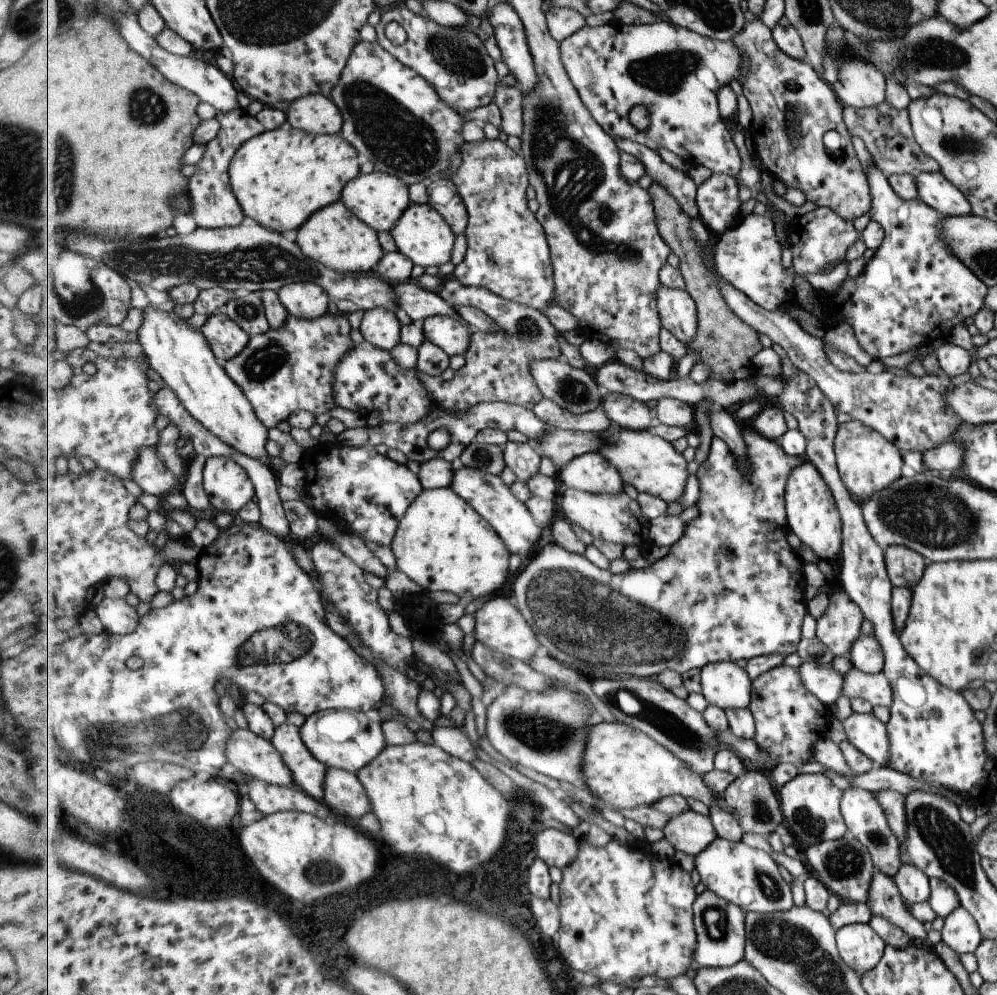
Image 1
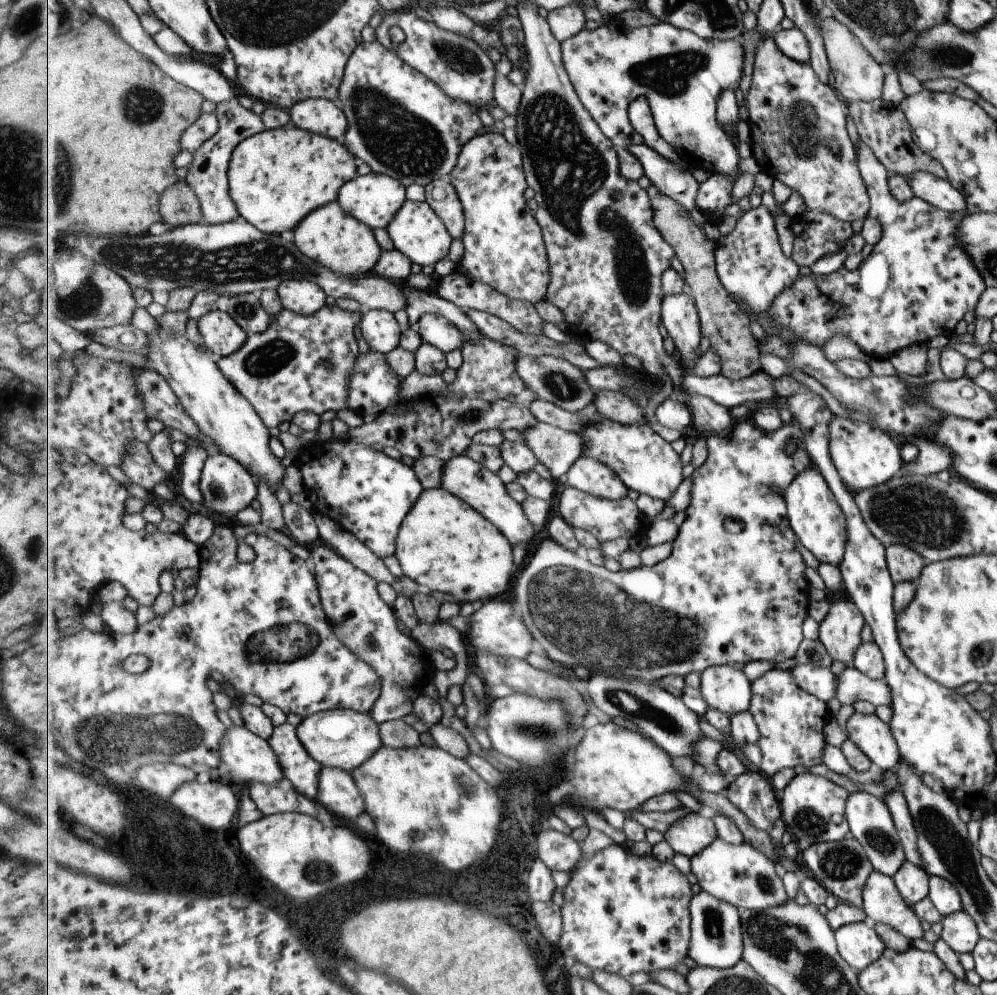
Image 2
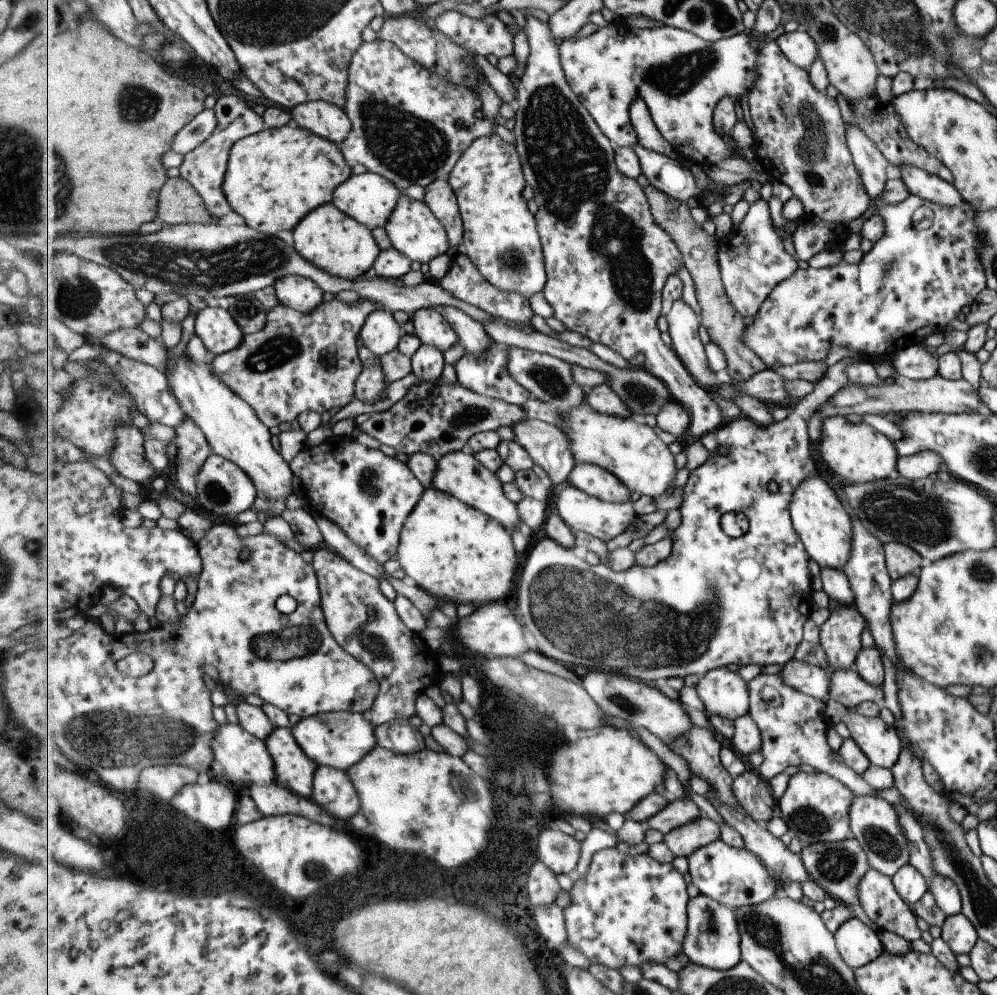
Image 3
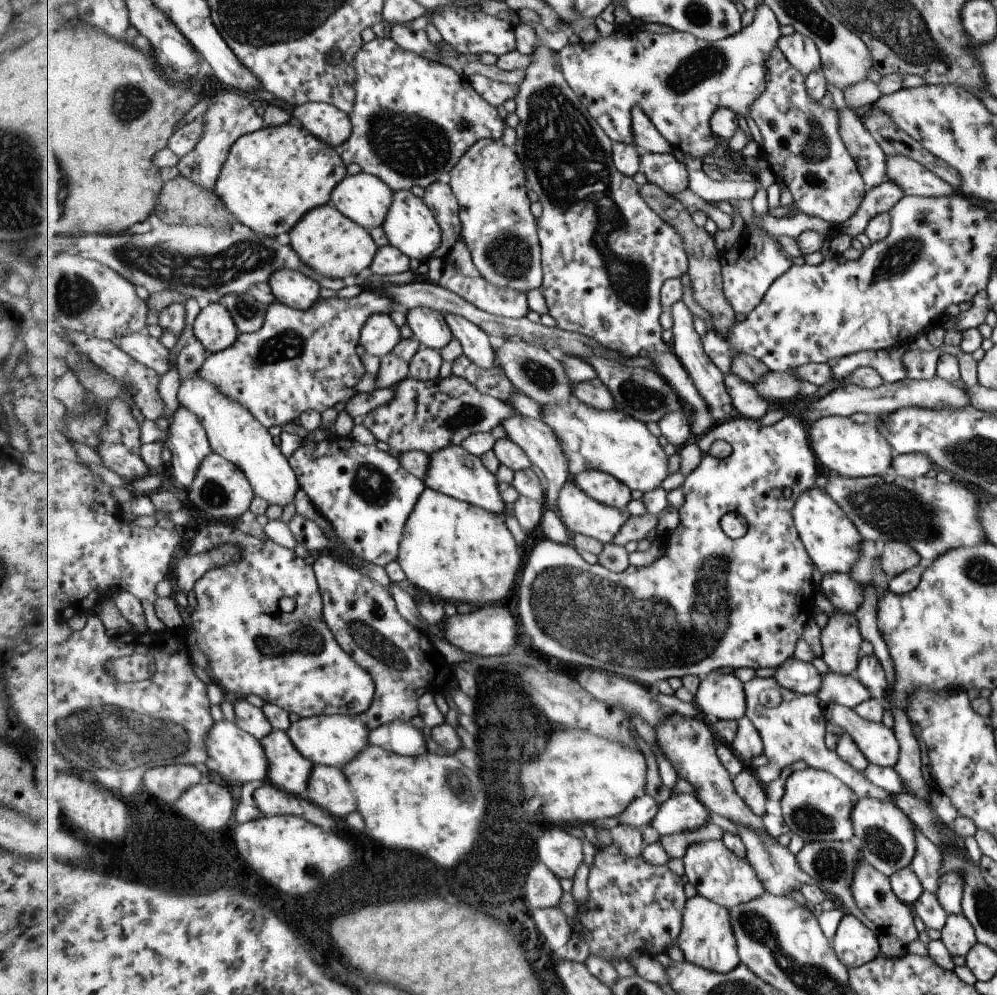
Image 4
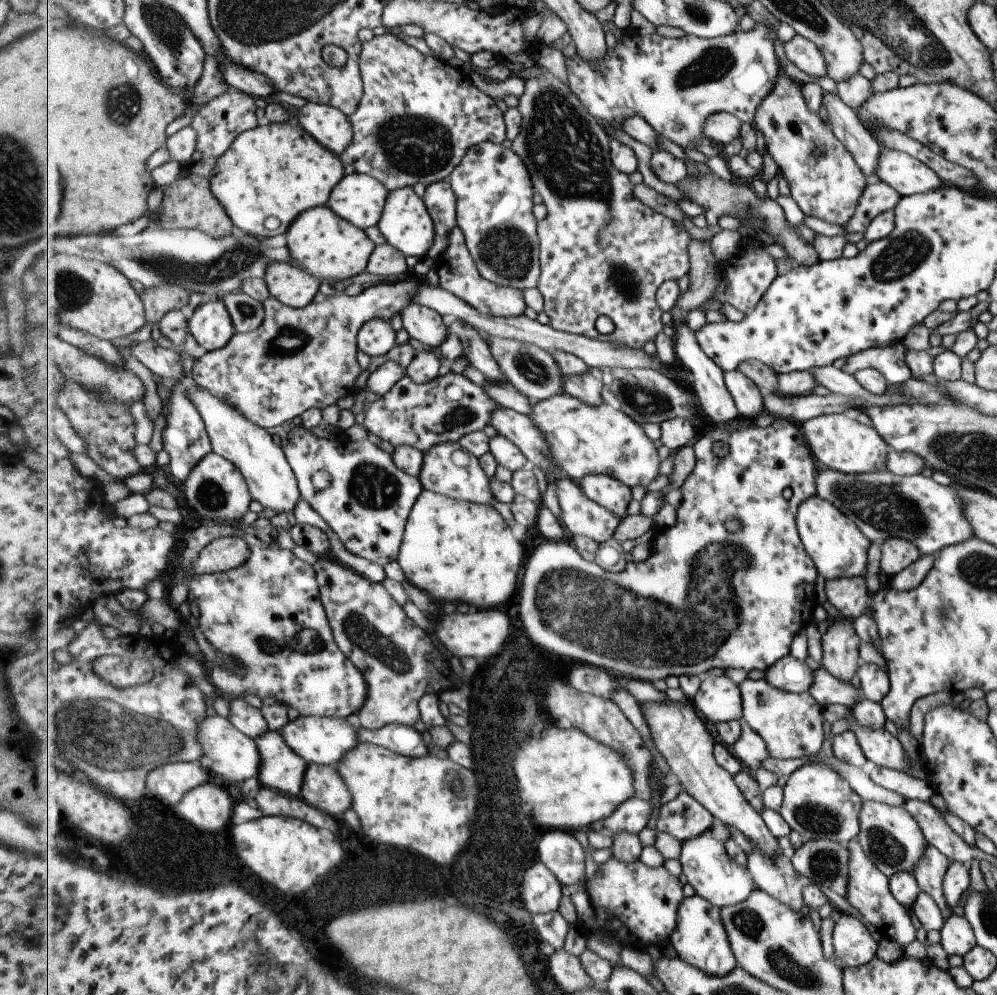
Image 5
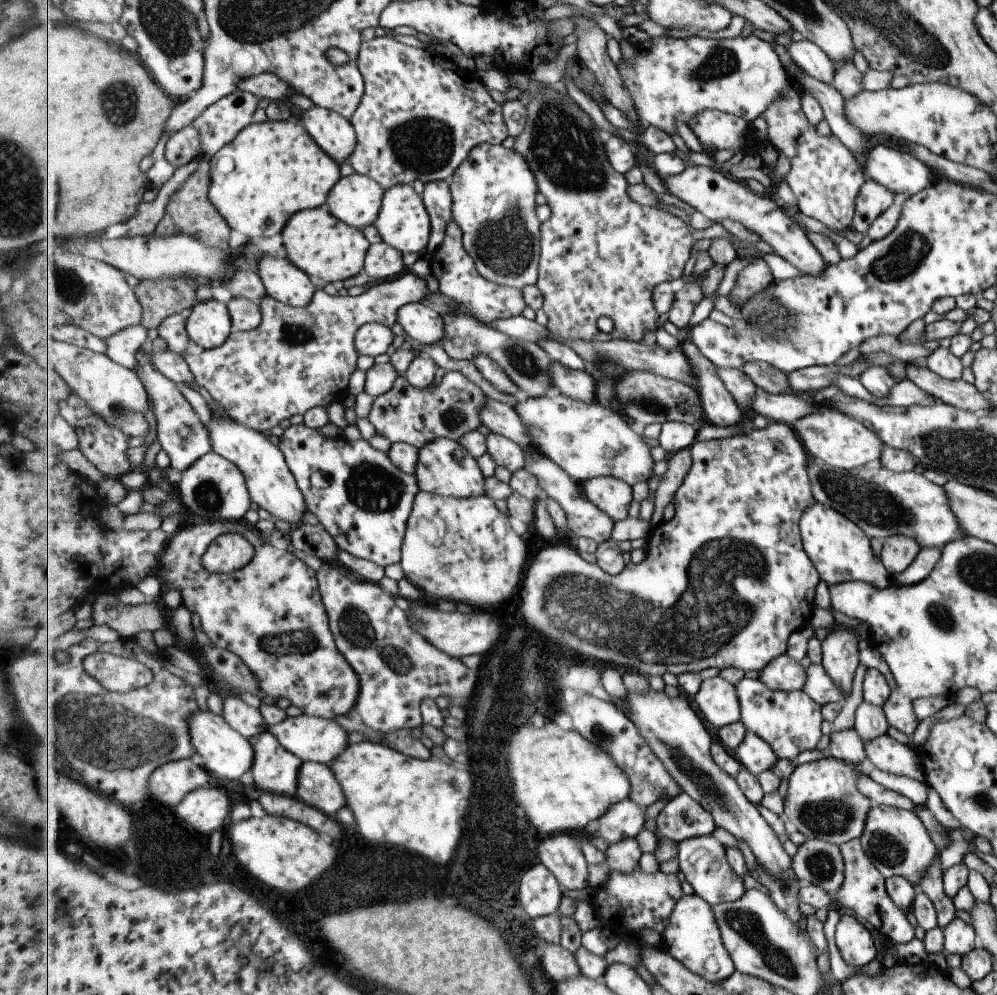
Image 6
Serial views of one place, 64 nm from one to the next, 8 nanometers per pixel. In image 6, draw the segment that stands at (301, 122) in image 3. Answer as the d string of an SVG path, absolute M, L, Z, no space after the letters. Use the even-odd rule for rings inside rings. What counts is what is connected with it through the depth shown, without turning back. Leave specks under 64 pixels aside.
M315 106L302 115L305 129L339 165L356 152L358 137L352 122L343 114Z

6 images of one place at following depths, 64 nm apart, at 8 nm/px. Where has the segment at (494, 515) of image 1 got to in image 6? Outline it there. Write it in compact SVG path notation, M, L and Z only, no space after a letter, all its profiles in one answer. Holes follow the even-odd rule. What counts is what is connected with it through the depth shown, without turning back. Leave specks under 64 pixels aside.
M437 438L419 449L419 466L414 476L419 480L420 491L437 493L453 498L481 498L487 496L488 478L473 457L458 441Z

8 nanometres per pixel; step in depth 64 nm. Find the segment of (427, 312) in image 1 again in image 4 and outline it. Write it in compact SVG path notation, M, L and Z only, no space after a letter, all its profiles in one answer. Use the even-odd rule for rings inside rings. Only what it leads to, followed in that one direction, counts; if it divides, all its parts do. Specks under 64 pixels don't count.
M445 312L444 316L456 339L462 343L464 355L469 360L473 360L479 368L486 370L493 368L497 359L493 346L491 346L491 340L489 340L489 334L483 328L479 328L477 324L467 320L465 316L449 314L449 312Z

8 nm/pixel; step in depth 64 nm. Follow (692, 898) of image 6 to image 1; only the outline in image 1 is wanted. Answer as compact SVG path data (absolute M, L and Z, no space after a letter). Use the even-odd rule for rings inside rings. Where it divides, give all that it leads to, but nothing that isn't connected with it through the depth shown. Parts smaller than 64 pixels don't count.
M706 889L694 902L694 923L697 933L695 959L701 967L732 967L745 959L747 946L746 913L744 910Z

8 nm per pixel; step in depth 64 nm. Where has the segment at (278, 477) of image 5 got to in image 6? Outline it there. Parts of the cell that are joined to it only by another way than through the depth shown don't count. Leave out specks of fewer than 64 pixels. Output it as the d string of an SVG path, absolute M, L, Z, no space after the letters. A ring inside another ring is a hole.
M210 408L209 412L207 428L210 432L213 451L237 464L248 481L252 501L278 520L291 522L296 526L301 525L303 512L308 508L307 502L304 493L299 489L296 477L289 469L288 461L280 446L273 444L270 438L259 430L249 428L231 416L223 420L223 418L215 418L215 412Z

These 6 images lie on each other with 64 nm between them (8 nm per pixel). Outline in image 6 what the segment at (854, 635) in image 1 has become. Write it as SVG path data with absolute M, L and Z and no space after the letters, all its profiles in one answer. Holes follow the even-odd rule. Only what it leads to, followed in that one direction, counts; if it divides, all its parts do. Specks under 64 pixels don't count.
M834 627L820 642L821 663L825 674L847 697L851 690L853 670L857 668L857 638L851 630Z

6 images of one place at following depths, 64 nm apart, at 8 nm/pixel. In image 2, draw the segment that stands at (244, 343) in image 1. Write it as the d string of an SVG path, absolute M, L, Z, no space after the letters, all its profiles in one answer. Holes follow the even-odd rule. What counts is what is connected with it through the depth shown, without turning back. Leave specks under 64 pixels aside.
M210 310L197 320L207 350L219 360L236 353L248 342L248 334L227 311Z

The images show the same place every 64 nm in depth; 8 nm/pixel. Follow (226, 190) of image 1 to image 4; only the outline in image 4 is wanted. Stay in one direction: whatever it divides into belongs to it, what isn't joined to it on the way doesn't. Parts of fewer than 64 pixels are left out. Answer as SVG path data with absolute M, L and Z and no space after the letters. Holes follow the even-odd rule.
M234 90L233 92L216 93L210 98L210 105L205 112L205 130L197 147L187 154L178 166L180 175L193 180L201 188L217 194L217 180L224 170L229 152L241 136L257 132L266 126L264 118L259 116L255 109L257 103L250 94Z

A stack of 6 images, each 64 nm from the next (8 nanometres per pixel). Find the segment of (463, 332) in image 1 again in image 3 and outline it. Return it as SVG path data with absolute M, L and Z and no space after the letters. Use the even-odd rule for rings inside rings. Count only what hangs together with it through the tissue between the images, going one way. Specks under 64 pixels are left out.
M425 307L414 312L410 320L415 334L423 345L429 345L443 352L448 351L460 340L456 330L435 307Z

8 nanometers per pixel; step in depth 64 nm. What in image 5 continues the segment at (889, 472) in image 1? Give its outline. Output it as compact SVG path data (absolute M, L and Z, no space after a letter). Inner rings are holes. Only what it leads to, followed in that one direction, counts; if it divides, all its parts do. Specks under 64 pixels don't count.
M844 413L817 416L801 426L812 457L816 457L817 462L821 462L826 468L847 475L875 472L886 468L885 456L890 449L888 445L873 428L847 418Z

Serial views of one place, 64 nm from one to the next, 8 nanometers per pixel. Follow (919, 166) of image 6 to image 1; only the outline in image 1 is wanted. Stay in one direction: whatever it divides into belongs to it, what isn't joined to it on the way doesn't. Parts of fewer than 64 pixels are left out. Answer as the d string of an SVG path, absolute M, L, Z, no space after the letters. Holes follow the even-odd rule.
M940 172L914 175L917 196L921 202L940 212L945 217L971 214L970 204Z

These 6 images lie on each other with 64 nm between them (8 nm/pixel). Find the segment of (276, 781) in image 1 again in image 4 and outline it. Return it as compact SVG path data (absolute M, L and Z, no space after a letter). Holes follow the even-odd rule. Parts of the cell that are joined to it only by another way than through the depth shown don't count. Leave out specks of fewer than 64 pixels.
M221 720L213 724L213 730L208 736L208 750L210 758L217 763L216 772L227 785L243 785L247 782L267 782L271 762L265 753L261 740L239 728L234 722Z

